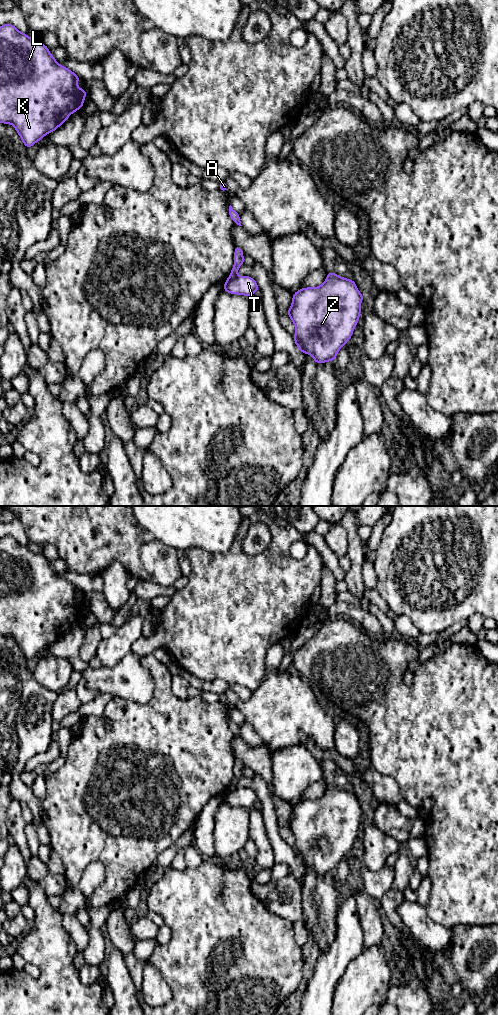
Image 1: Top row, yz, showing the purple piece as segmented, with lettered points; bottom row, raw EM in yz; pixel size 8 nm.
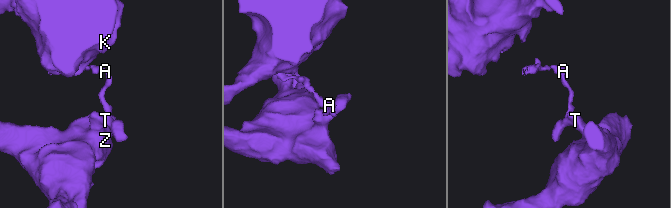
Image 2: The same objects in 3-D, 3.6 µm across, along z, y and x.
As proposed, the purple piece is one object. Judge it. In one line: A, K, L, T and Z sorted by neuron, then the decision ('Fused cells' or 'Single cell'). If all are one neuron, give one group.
Groups: A / K L T Z. Fused cells

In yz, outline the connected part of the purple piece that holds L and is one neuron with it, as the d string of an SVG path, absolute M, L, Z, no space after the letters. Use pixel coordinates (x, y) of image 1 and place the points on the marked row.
M0 26L0 123L14 126L26 148L56 131L68 117L82 109L86 90L77 86L81 78L60 65L49 48L15 26Z

